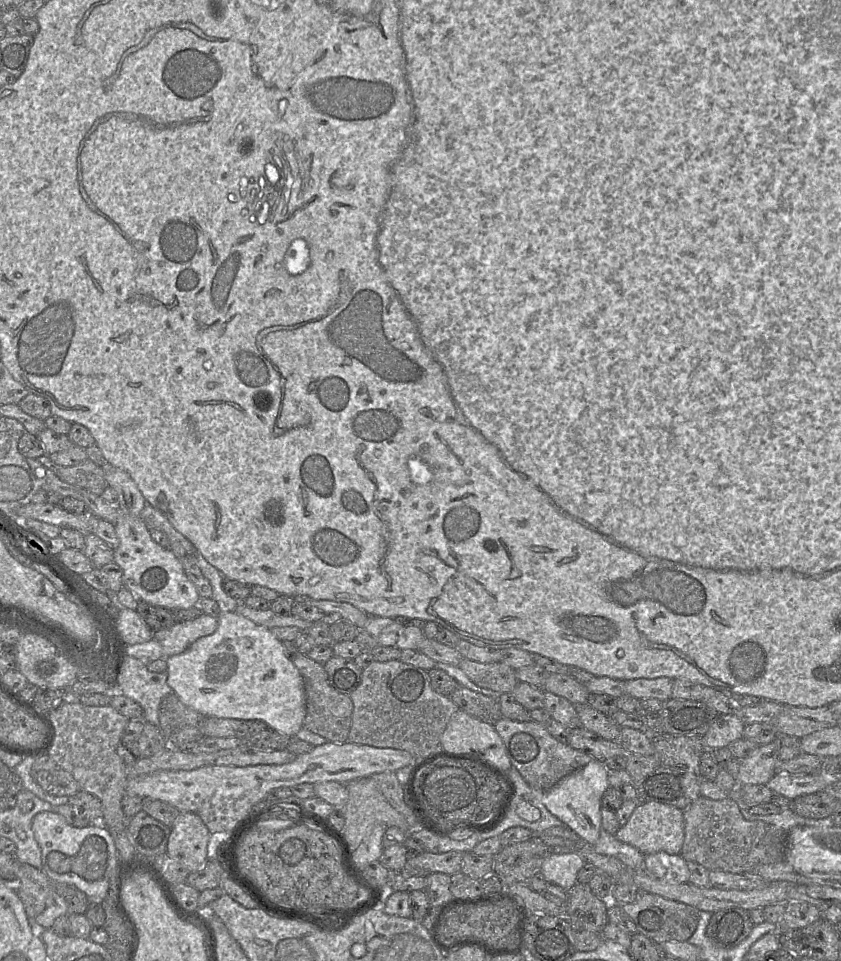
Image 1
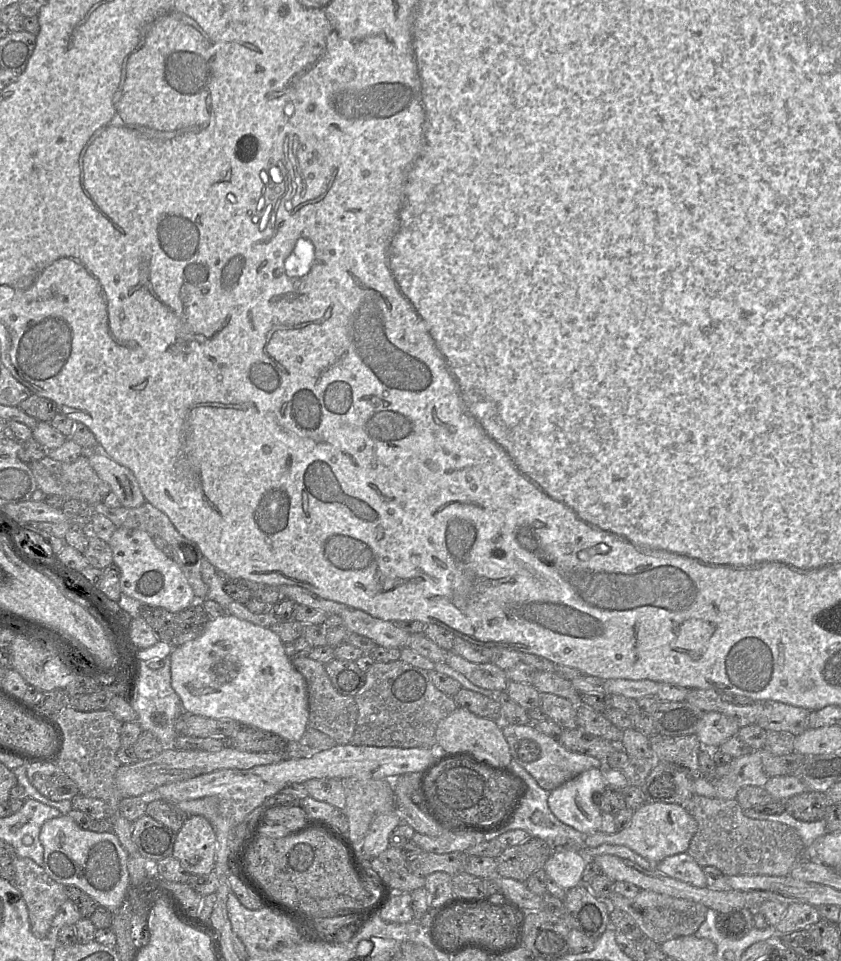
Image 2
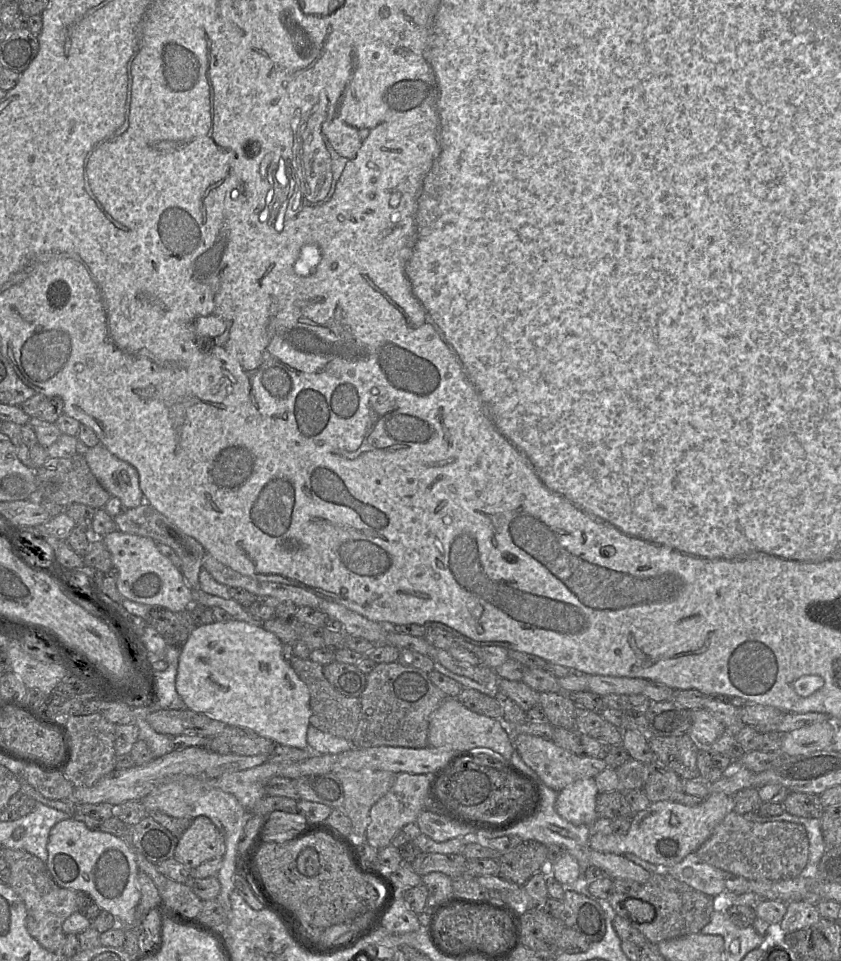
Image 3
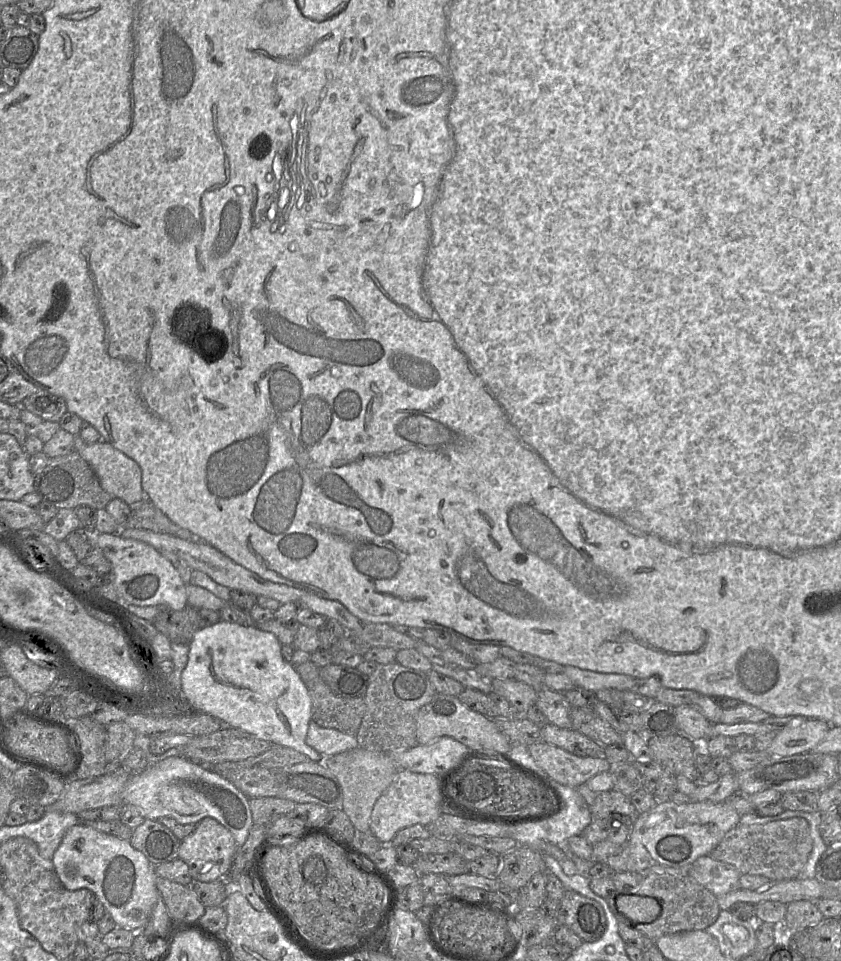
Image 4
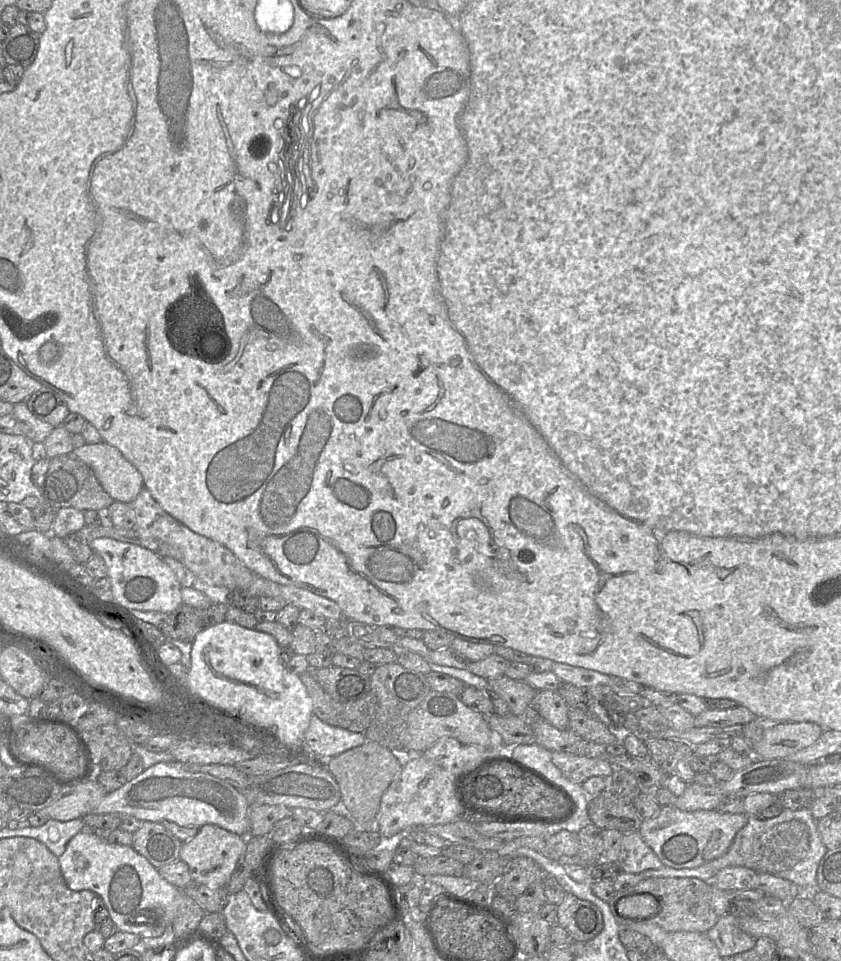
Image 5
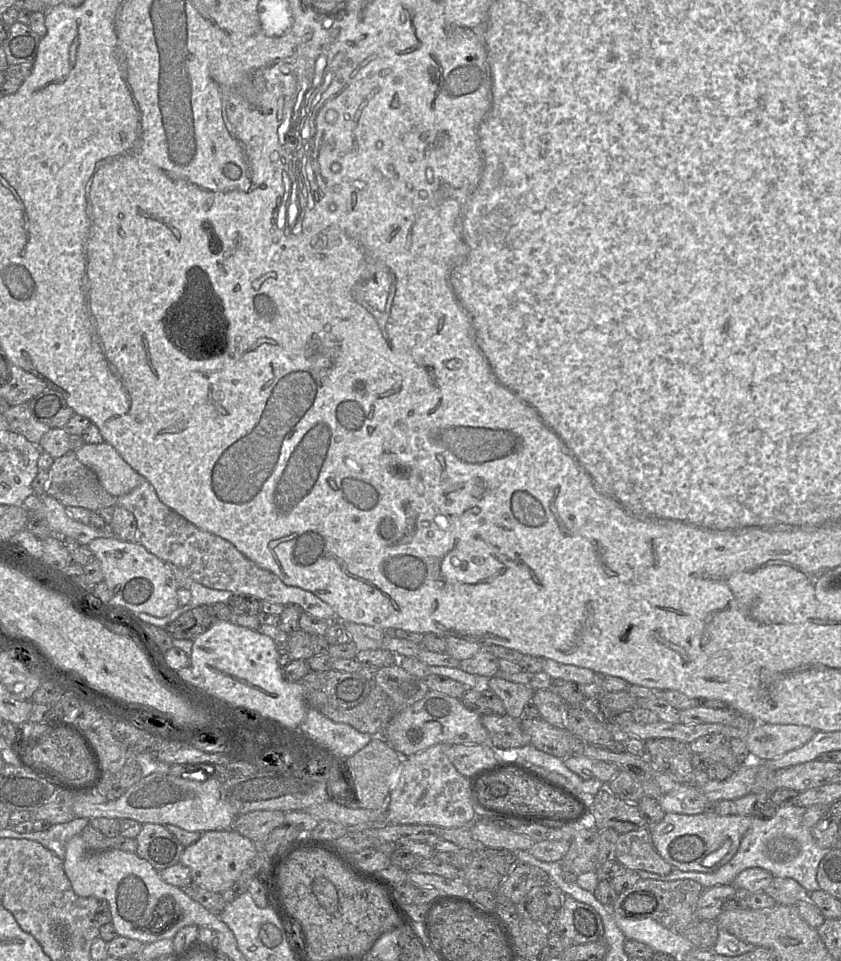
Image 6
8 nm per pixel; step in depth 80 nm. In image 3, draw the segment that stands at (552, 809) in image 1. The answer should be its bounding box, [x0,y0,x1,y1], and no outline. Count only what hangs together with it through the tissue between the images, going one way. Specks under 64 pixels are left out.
[556,778,598,826]

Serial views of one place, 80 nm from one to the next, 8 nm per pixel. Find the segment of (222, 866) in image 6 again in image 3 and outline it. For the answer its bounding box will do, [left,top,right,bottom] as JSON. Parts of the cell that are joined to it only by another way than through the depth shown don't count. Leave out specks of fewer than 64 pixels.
[174,816,224,878]

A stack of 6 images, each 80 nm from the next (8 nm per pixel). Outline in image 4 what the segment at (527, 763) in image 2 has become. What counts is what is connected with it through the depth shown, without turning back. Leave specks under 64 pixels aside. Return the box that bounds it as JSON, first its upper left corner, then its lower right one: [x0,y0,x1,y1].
[528,740,612,788]

